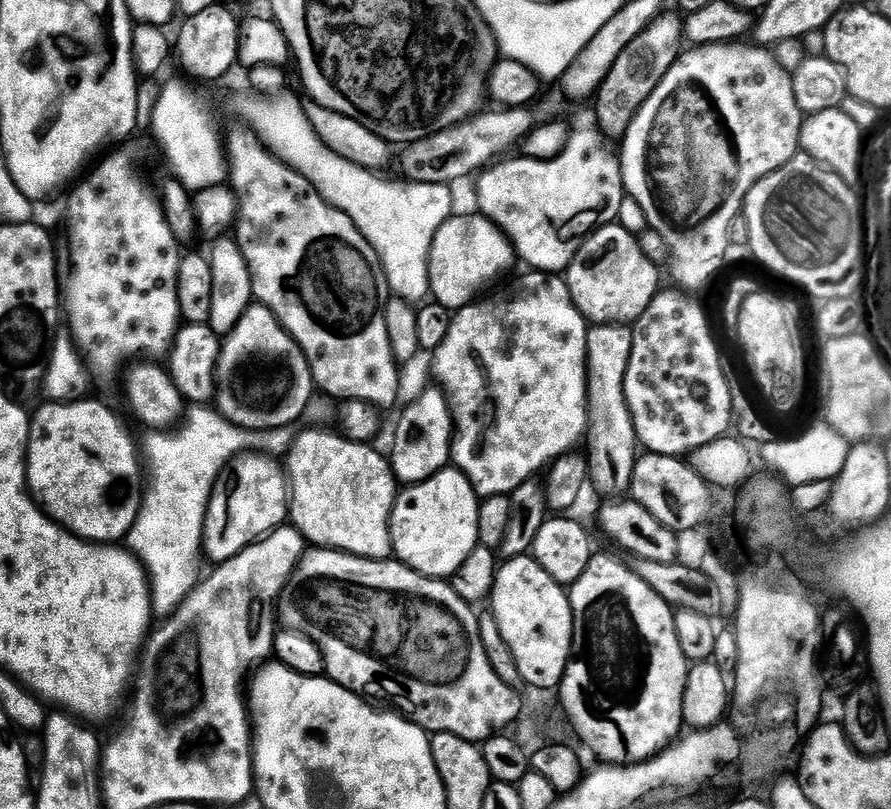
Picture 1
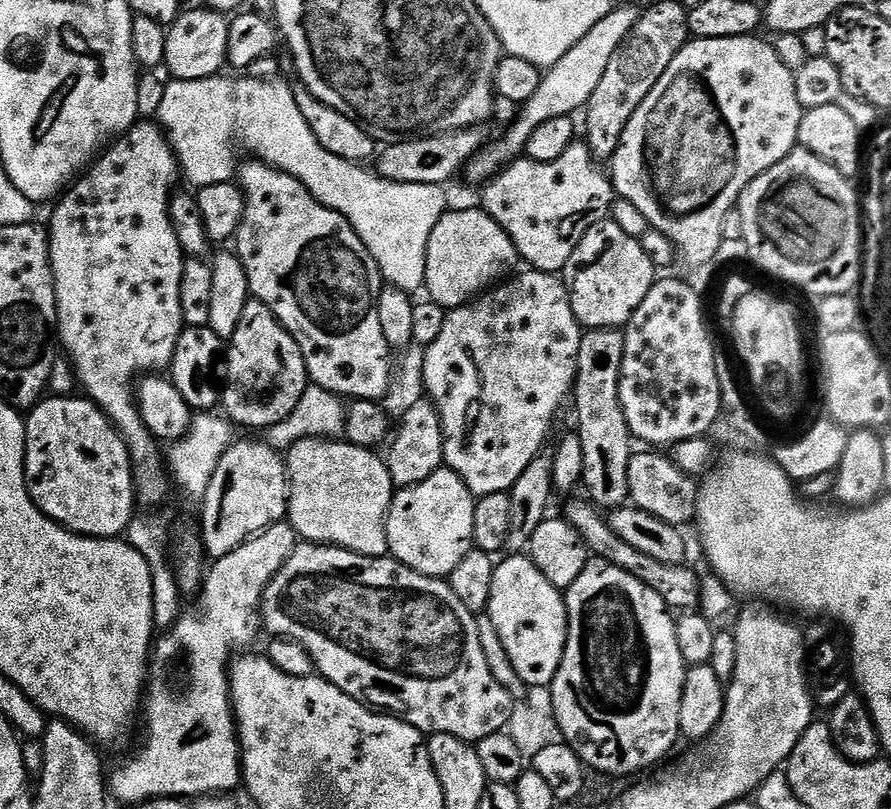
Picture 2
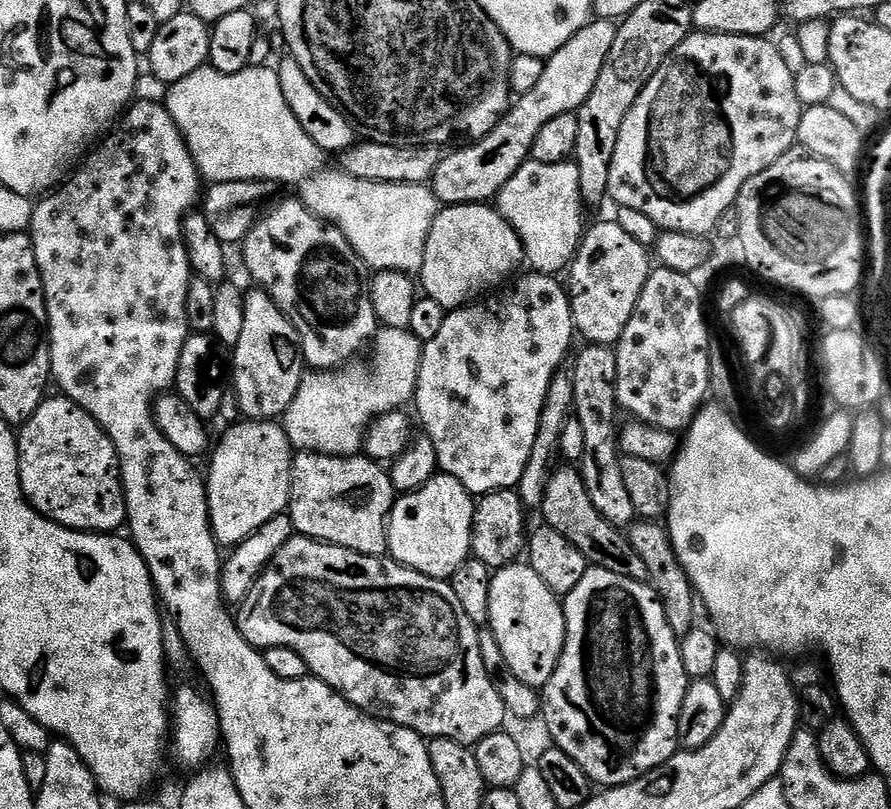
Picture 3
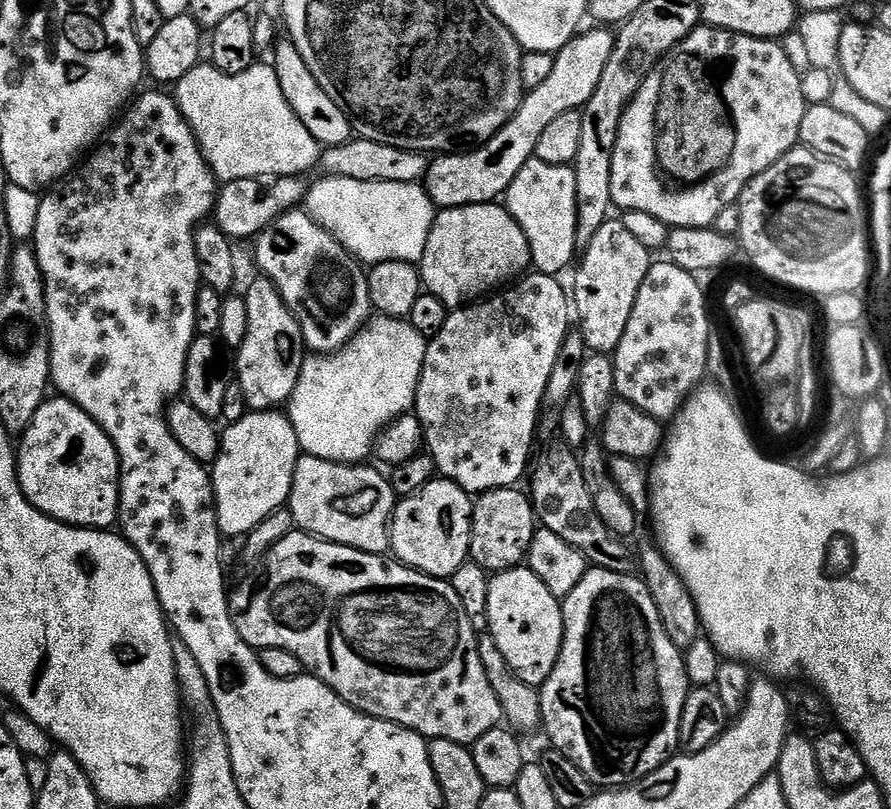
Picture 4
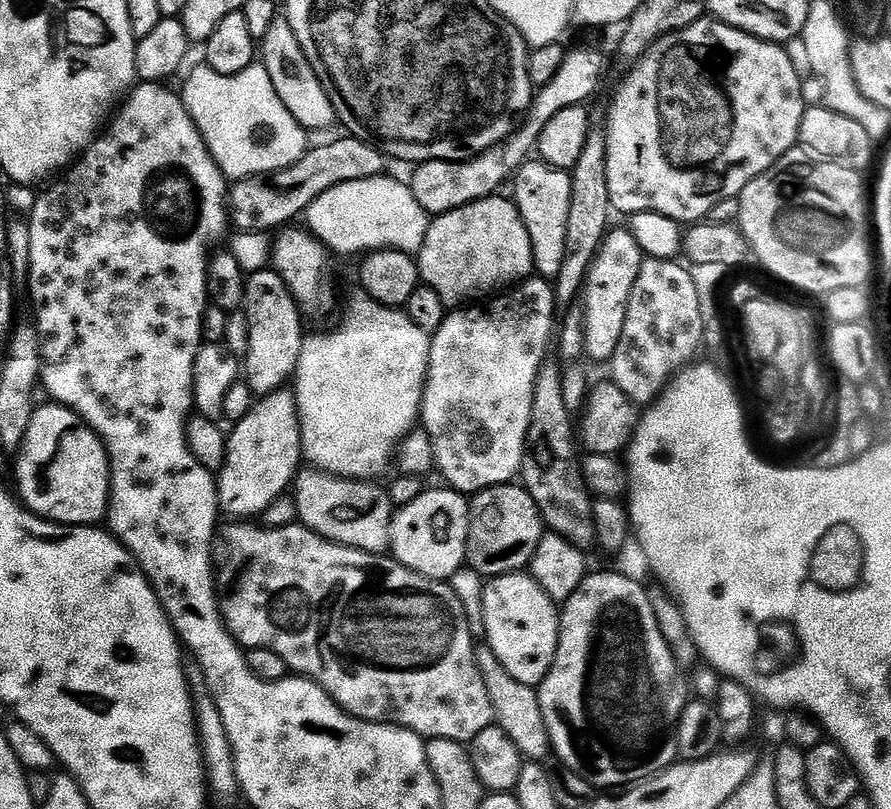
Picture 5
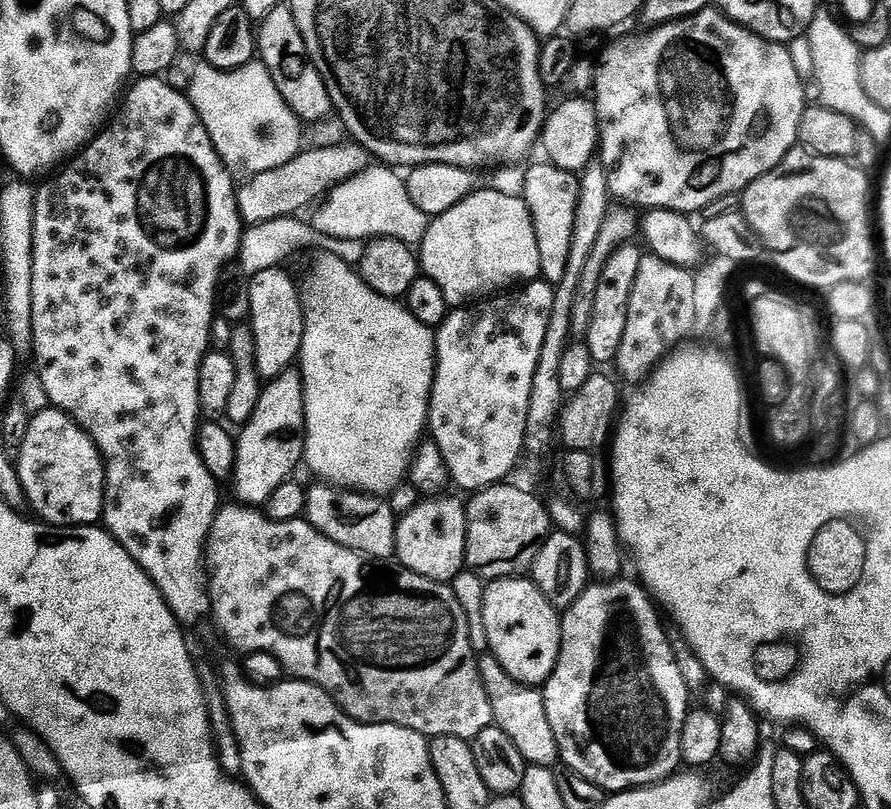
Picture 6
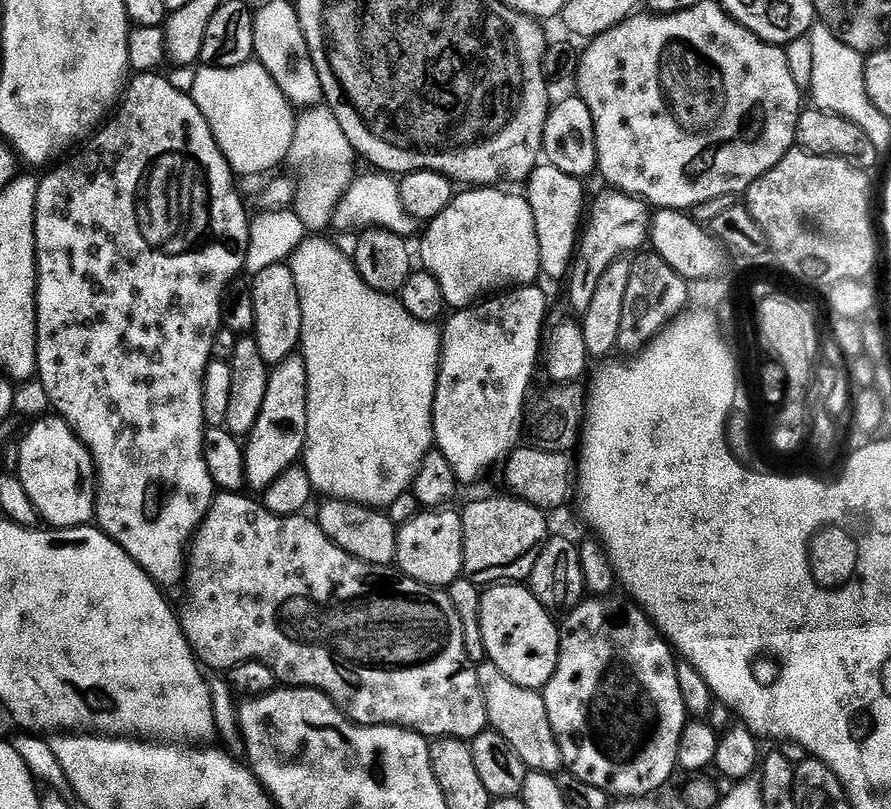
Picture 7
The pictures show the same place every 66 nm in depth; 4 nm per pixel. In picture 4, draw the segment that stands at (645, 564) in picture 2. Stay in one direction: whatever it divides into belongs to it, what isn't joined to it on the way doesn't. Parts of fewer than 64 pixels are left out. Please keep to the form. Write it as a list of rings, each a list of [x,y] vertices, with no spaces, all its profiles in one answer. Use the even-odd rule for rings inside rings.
[[[558,442],[547,448],[544,463],[538,468],[540,476],[532,480],[533,507],[537,519],[543,527],[554,531],[554,534],[583,553],[593,567],[633,575],[638,568],[637,557],[628,556],[625,539],[614,534],[594,510],[594,500],[589,494],[587,475],[576,456],[577,453],[565,442]]]

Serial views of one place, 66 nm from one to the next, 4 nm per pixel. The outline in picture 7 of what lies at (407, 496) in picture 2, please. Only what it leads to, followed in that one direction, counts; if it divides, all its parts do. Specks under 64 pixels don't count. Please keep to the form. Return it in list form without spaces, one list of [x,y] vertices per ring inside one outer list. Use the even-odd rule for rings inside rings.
[[[424,510],[399,529],[395,563],[405,576],[432,588],[447,589],[464,570],[464,522],[459,511]]]

